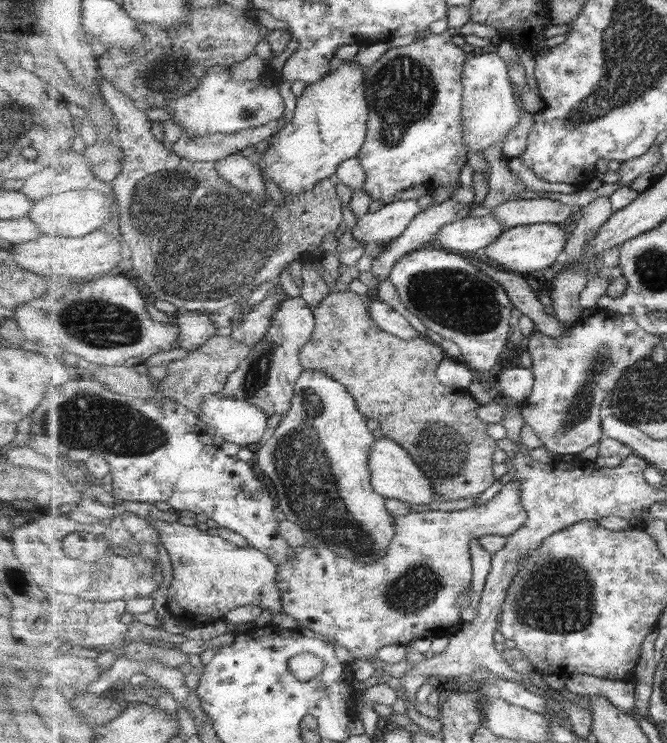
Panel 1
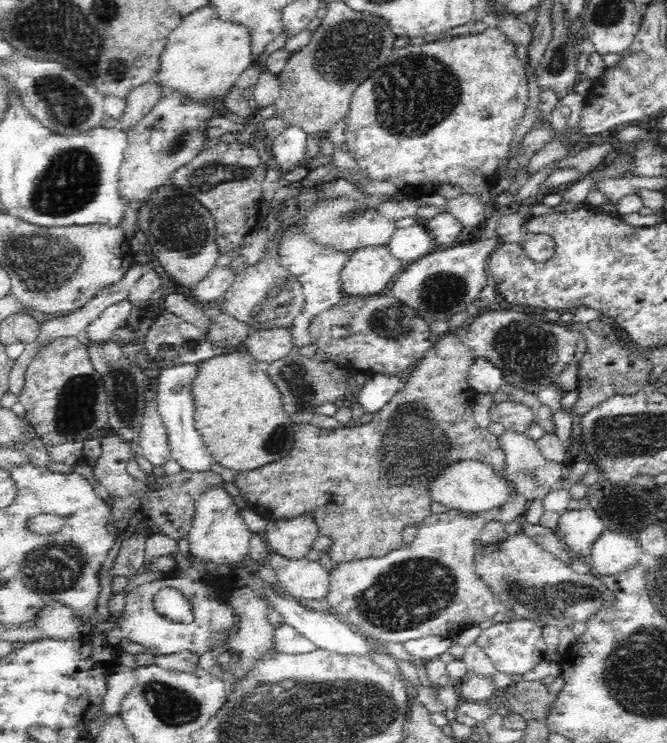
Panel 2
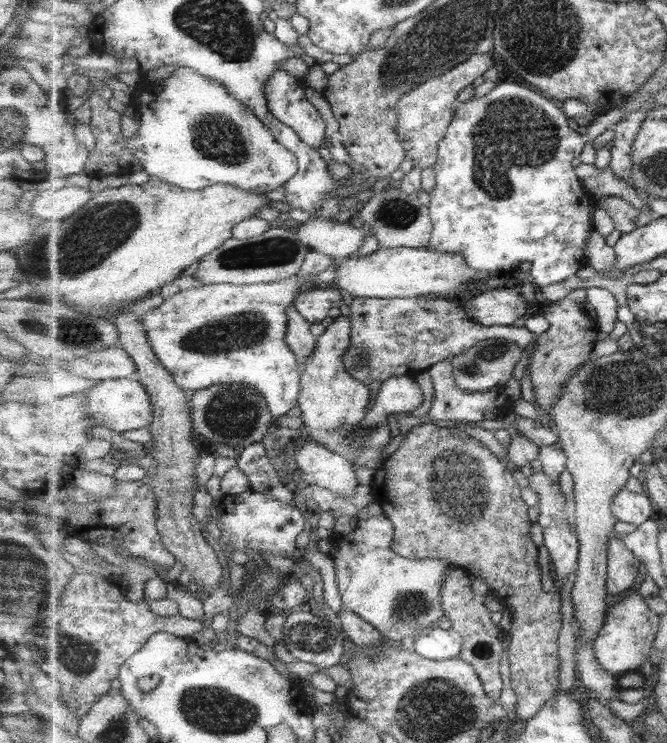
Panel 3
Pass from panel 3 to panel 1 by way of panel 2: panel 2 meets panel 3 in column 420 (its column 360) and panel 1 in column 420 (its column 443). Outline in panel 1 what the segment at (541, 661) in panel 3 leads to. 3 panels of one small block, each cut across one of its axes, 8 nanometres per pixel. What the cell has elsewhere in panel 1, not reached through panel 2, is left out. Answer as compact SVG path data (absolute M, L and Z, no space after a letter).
M349 289L345 290L345 292L333 291L329 294L329 296L314 309L314 313L316 314L316 328L312 339L301 349L301 364L304 365L305 369L320 370L327 376L343 384L343 386L346 386L347 390L349 390L353 398L357 401L360 411L364 413L366 417L378 420L381 424L380 428L382 434L385 437L391 437L391 439L401 444L402 448L407 449L409 455L424 469L425 474L431 478L433 488L435 488L435 492L439 494L439 498L442 500L478 498L487 488L491 488L493 483L498 479L495 478L495 474L493 474L493 464L495 464L495 462L493 462L493 454L495 454L495 450L497 450L499 441L489 436L489 432L487 432L487 421L483 421L483 419L479 417L479 413L477 413L477 410L481 408L481 404L465 390L449 389L438 379L437 369L440 367L441 361L447 357L444 348L440 344L432 342L425 336L419 336L419 338L415 338L415 340L403 340L403 338L399 338L399 336L395 336L395 334L391 334L391 332L385 332L381 326L377 326L372 320L368 310L370 300L373 296L371 292L359 295Z

